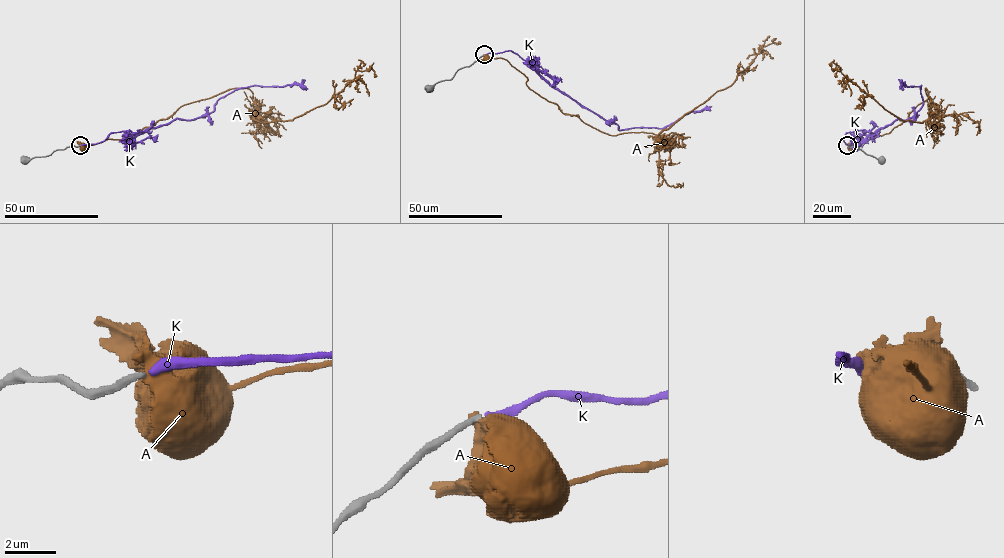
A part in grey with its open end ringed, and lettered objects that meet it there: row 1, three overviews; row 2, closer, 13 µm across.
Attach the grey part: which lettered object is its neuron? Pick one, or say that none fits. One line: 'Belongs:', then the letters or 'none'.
Belongs: K

